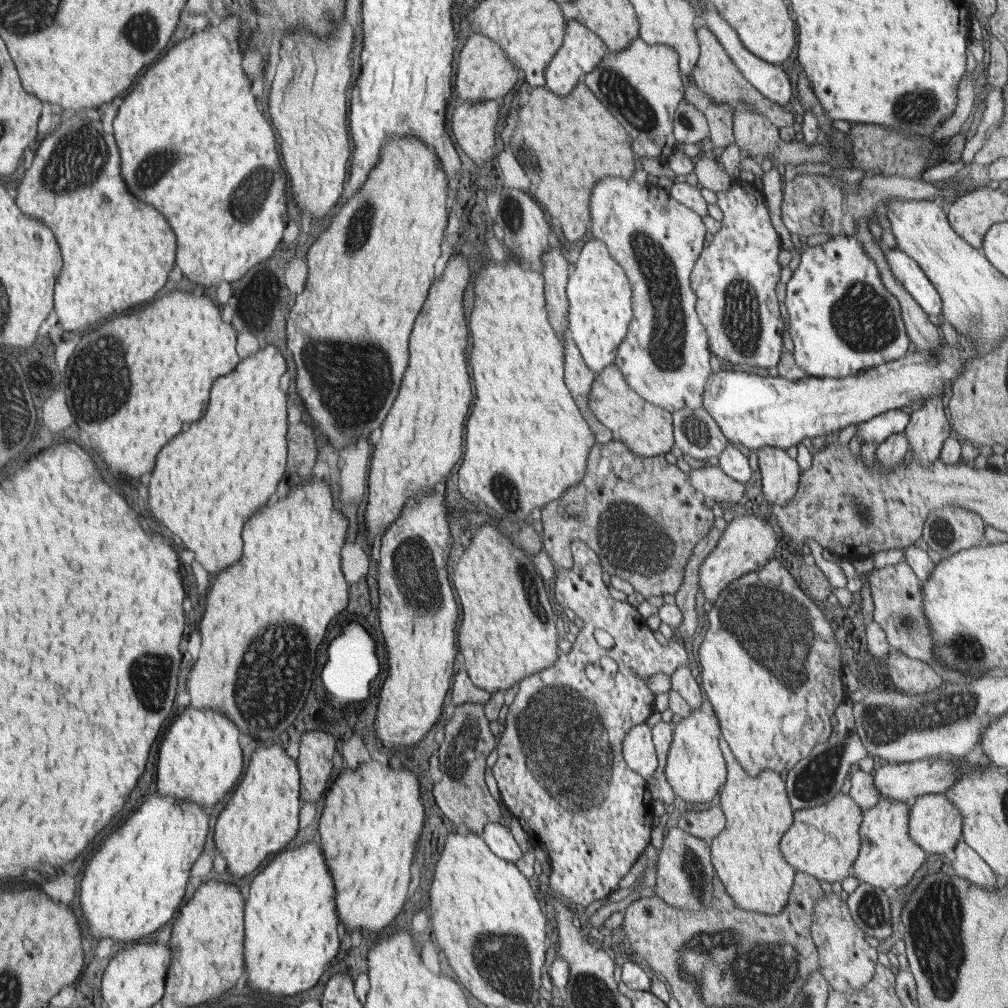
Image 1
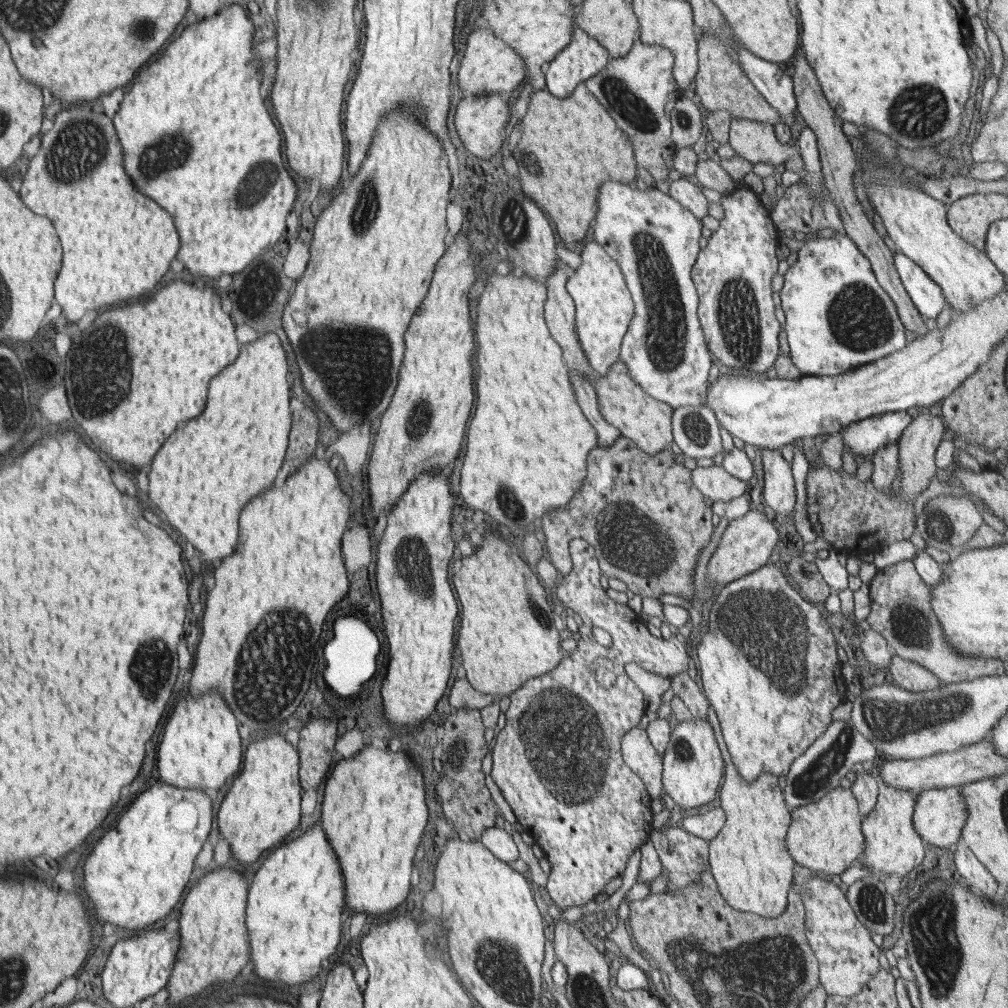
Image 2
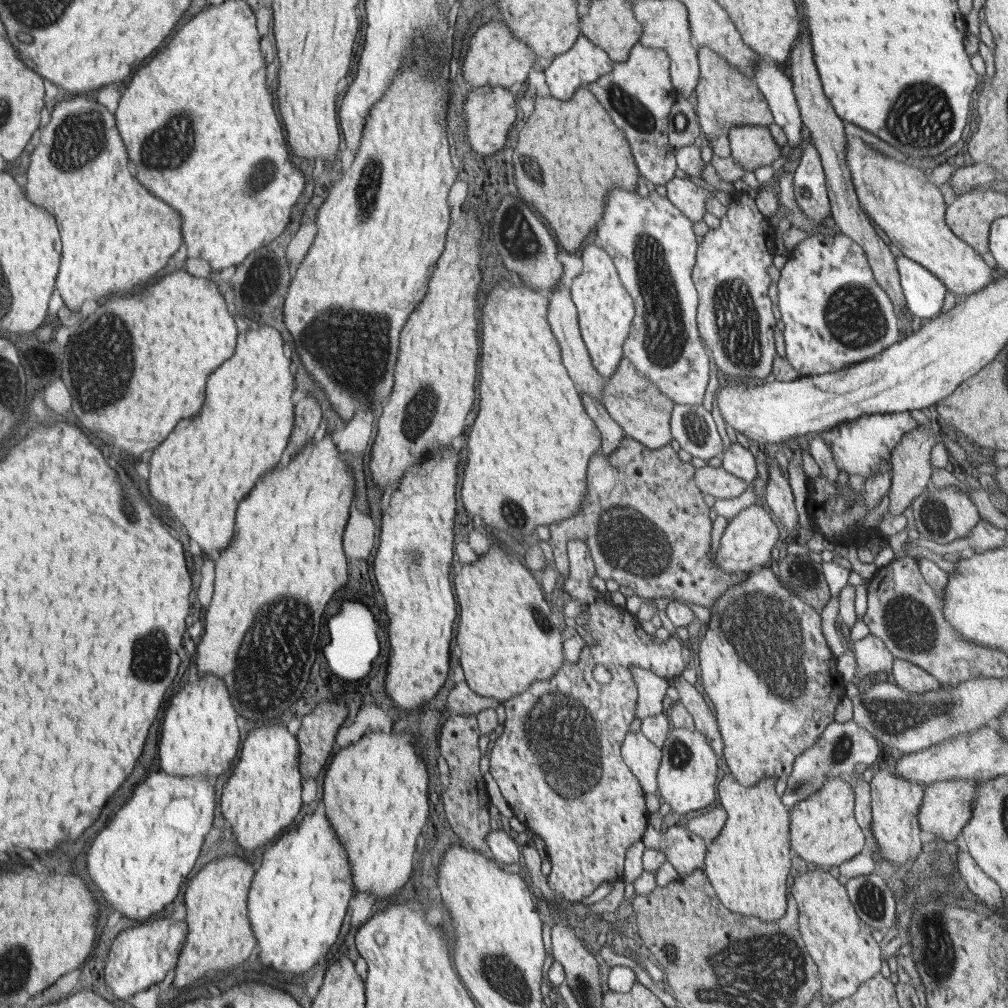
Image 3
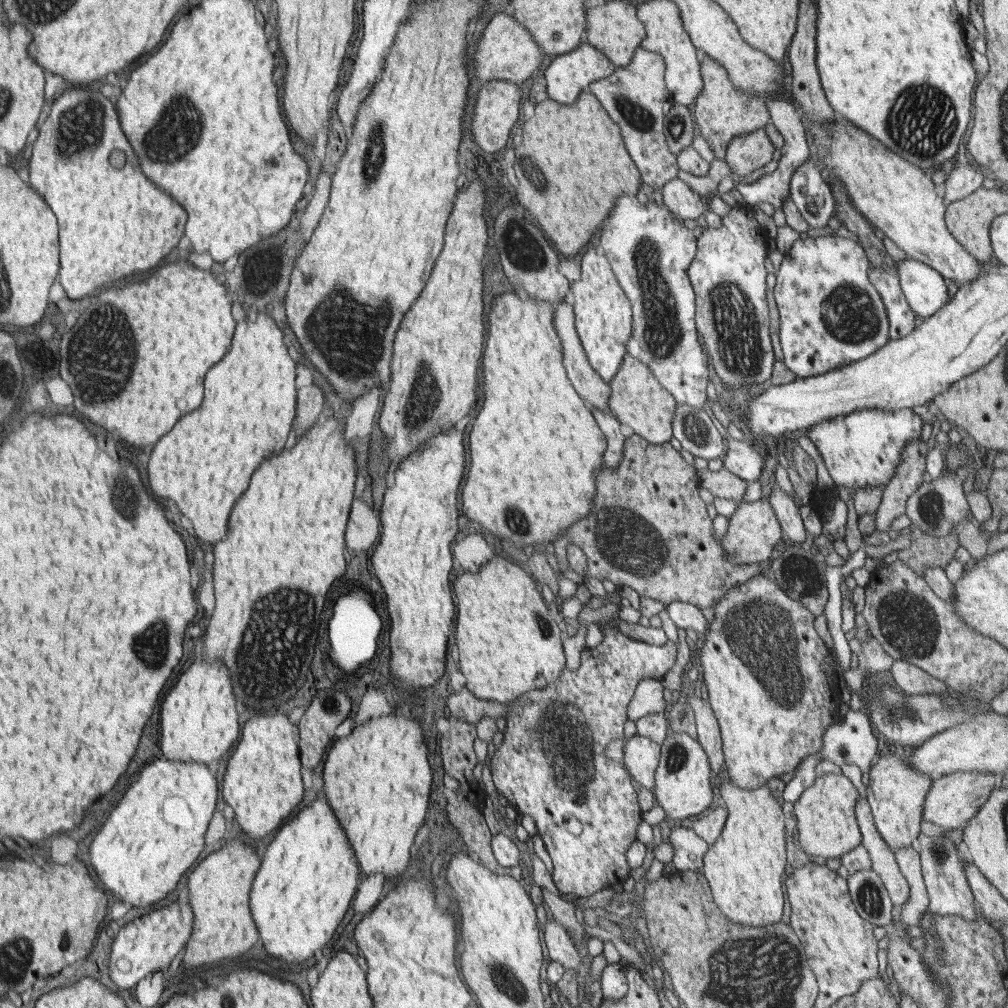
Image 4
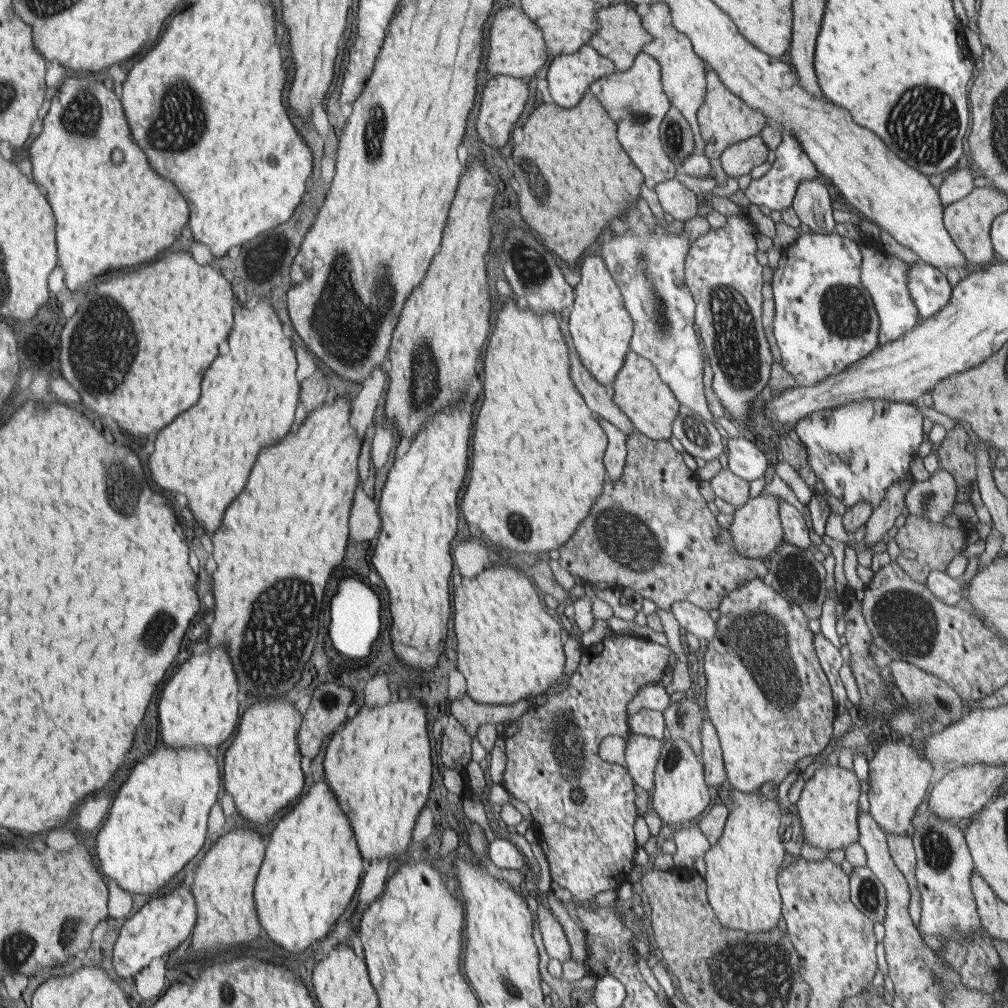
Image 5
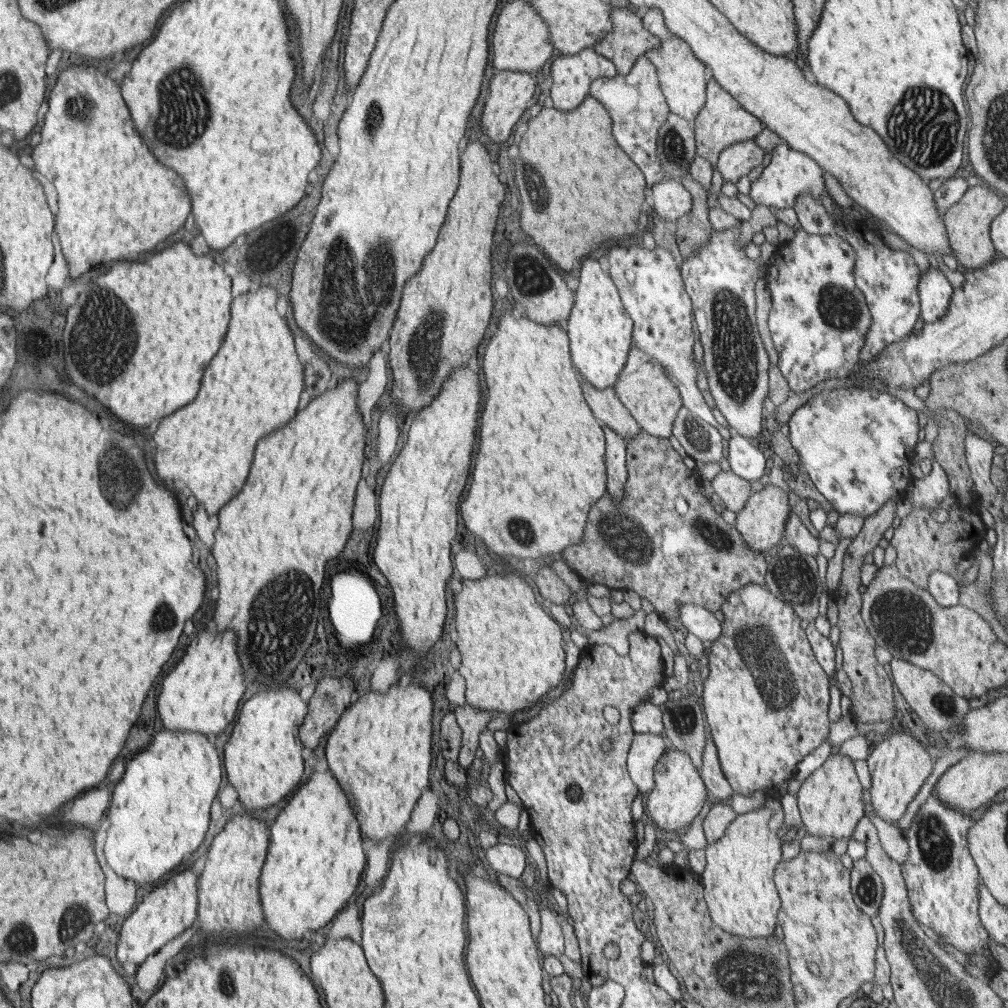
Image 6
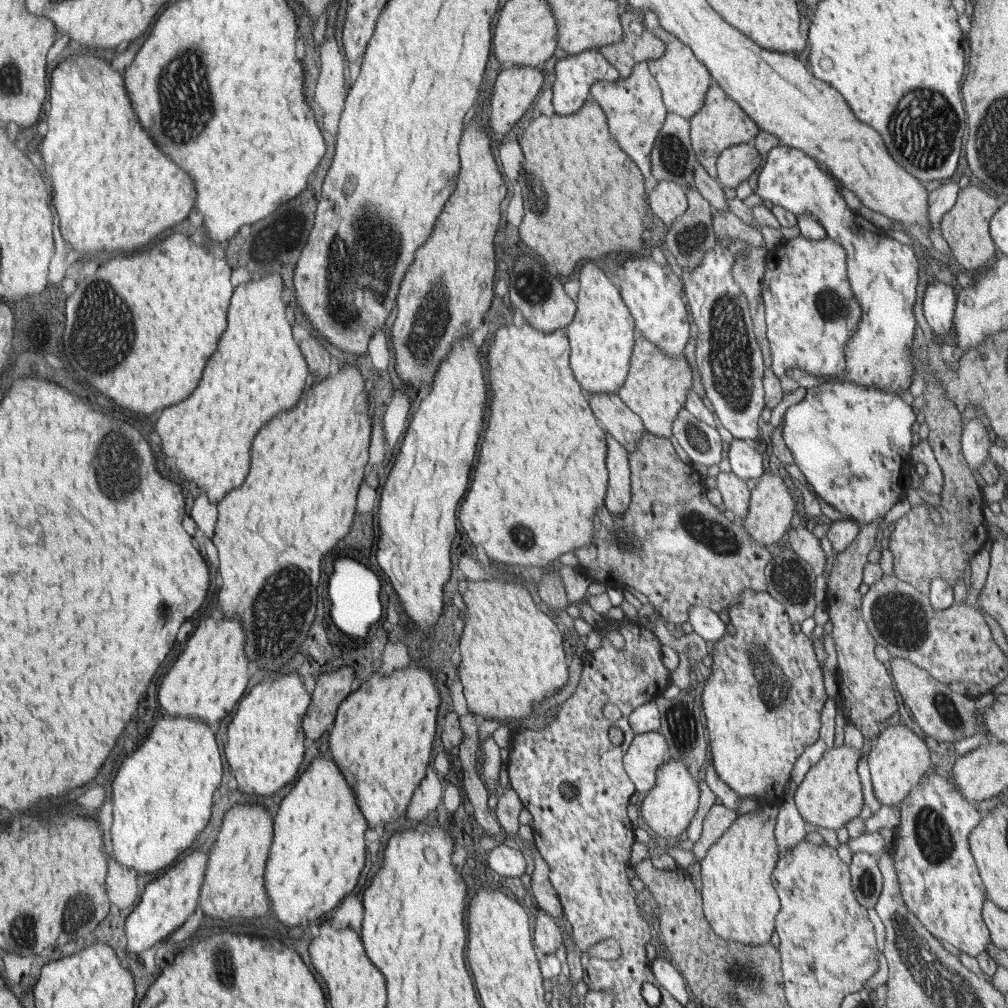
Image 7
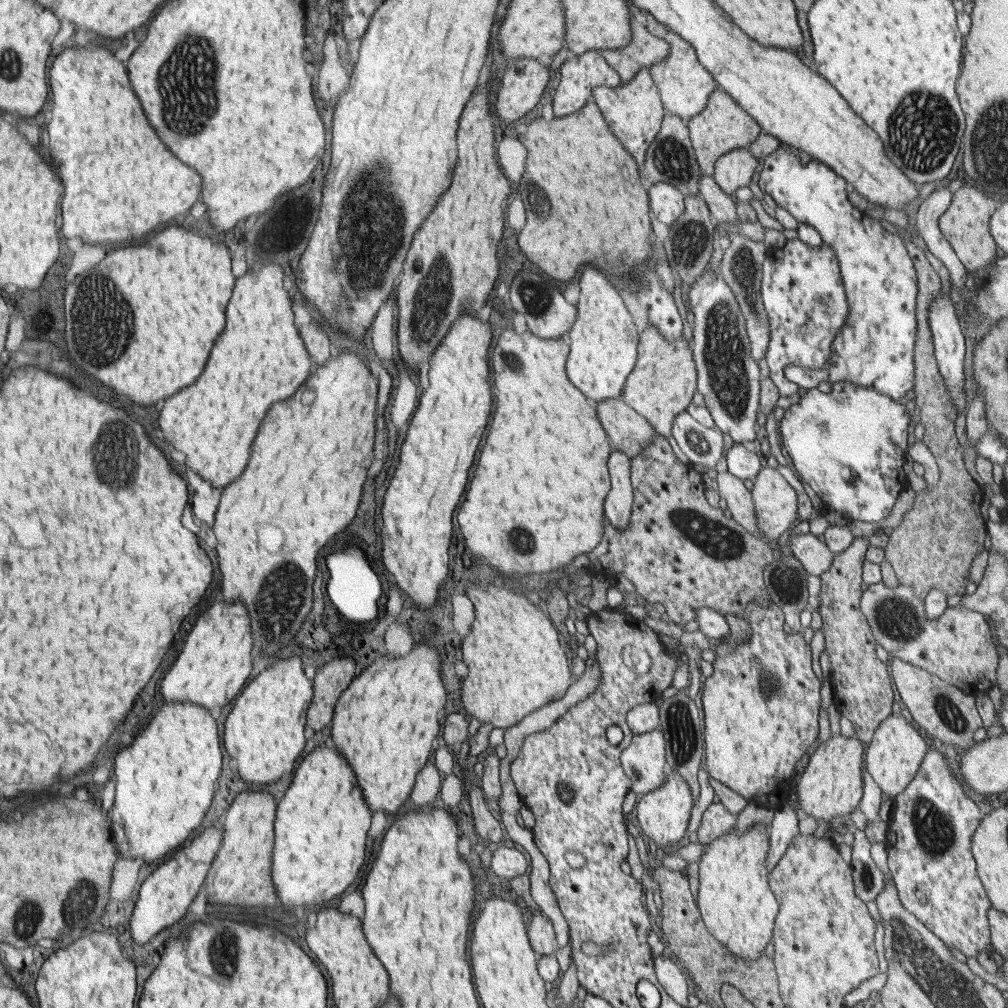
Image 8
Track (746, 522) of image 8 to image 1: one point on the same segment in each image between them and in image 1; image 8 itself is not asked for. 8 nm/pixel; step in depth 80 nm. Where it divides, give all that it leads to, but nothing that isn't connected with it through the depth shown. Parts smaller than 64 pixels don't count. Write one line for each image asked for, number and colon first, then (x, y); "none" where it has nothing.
1: (711, 481)
2: (714, 482)
3: (717, 482)
4: (723, 484)
5: (735, 490)
6: (734, 491)
7: (735, 494)

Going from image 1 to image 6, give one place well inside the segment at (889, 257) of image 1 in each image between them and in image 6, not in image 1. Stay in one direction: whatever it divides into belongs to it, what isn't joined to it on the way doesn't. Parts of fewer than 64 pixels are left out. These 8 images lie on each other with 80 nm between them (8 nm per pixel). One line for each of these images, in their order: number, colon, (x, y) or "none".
2: (928, 297)
3: (924, 292)
4: (924, 288)
5: (928, 286)
6: (934, 290)

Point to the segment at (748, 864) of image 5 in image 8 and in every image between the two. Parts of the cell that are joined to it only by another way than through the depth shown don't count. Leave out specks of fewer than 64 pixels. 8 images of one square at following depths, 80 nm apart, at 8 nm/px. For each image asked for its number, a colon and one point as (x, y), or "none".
6: (739, 890)
7: (739, 902)
8: (737, 906)

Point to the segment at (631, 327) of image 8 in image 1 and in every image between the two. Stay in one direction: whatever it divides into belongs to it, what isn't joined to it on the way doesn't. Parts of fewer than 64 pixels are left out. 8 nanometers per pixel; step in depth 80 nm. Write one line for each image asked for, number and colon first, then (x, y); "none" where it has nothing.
1: (599, 292)
2: (604, 307)
3: (605, 309)
4: (603, 314)
5: (601, 328)
6: (600, 331)
7: (601, 335)

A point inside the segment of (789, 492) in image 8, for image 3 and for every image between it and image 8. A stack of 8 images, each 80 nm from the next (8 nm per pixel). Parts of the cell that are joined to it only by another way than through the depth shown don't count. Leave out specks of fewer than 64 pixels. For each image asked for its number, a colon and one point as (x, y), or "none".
3: (748, 541)
4: (753, 537)
5: (756, 530)
6: (762, 522)
7: (771, 510)

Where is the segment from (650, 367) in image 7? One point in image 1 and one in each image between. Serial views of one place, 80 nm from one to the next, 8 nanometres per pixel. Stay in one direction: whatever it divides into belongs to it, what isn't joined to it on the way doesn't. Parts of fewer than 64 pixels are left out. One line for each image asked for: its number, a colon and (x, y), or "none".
1: (647, 430)
2: (647, 422)
3: (644, 414)
4: (637, 399)
5: (638, 390)
6: (652, 399)

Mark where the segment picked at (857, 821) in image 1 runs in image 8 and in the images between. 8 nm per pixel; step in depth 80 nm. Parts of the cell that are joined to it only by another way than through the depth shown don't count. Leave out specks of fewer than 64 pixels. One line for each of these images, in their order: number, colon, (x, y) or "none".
2: (825, 836)
3: (823, 831)
4: (827, 826)
5: (828, 808)
6: (830, 799)
7: (830, 796)
8: (832, 785)

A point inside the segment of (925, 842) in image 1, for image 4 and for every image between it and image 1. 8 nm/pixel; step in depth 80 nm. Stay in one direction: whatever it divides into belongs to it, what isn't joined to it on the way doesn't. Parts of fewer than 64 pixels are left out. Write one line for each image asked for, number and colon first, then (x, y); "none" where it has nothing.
2: (939, 815)
3: (946, 808)
4: (952, 800)

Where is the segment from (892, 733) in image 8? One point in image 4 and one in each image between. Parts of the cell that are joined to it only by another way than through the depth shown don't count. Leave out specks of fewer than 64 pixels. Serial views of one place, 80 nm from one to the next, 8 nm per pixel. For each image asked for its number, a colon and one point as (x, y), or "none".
4: (896, 795)
5: (898, 778)
6: (898, 764)
7: (897, 757)

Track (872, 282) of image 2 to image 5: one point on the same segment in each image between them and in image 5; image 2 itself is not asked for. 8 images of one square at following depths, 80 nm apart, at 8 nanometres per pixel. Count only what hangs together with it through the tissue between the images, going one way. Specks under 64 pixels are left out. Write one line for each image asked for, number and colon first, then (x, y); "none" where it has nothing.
3: (834, 313)
4: (831, 315)
5: (825, 320)

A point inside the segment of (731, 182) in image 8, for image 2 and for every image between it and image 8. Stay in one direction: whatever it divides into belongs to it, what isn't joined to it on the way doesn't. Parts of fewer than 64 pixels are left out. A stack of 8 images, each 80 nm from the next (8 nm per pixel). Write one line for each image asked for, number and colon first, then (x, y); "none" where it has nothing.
2: (756, 141)
3: (752, 147)
4: (748, 152)
5: (740, 158)
6: (738, 159)
7: (735, 164)

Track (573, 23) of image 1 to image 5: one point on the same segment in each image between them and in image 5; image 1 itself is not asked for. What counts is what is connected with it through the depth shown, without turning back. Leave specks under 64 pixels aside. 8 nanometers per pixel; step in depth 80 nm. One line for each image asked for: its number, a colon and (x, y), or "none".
2: (583, 57)
3: (585, 62)
4: (569, 74)
5: (569, 76)

